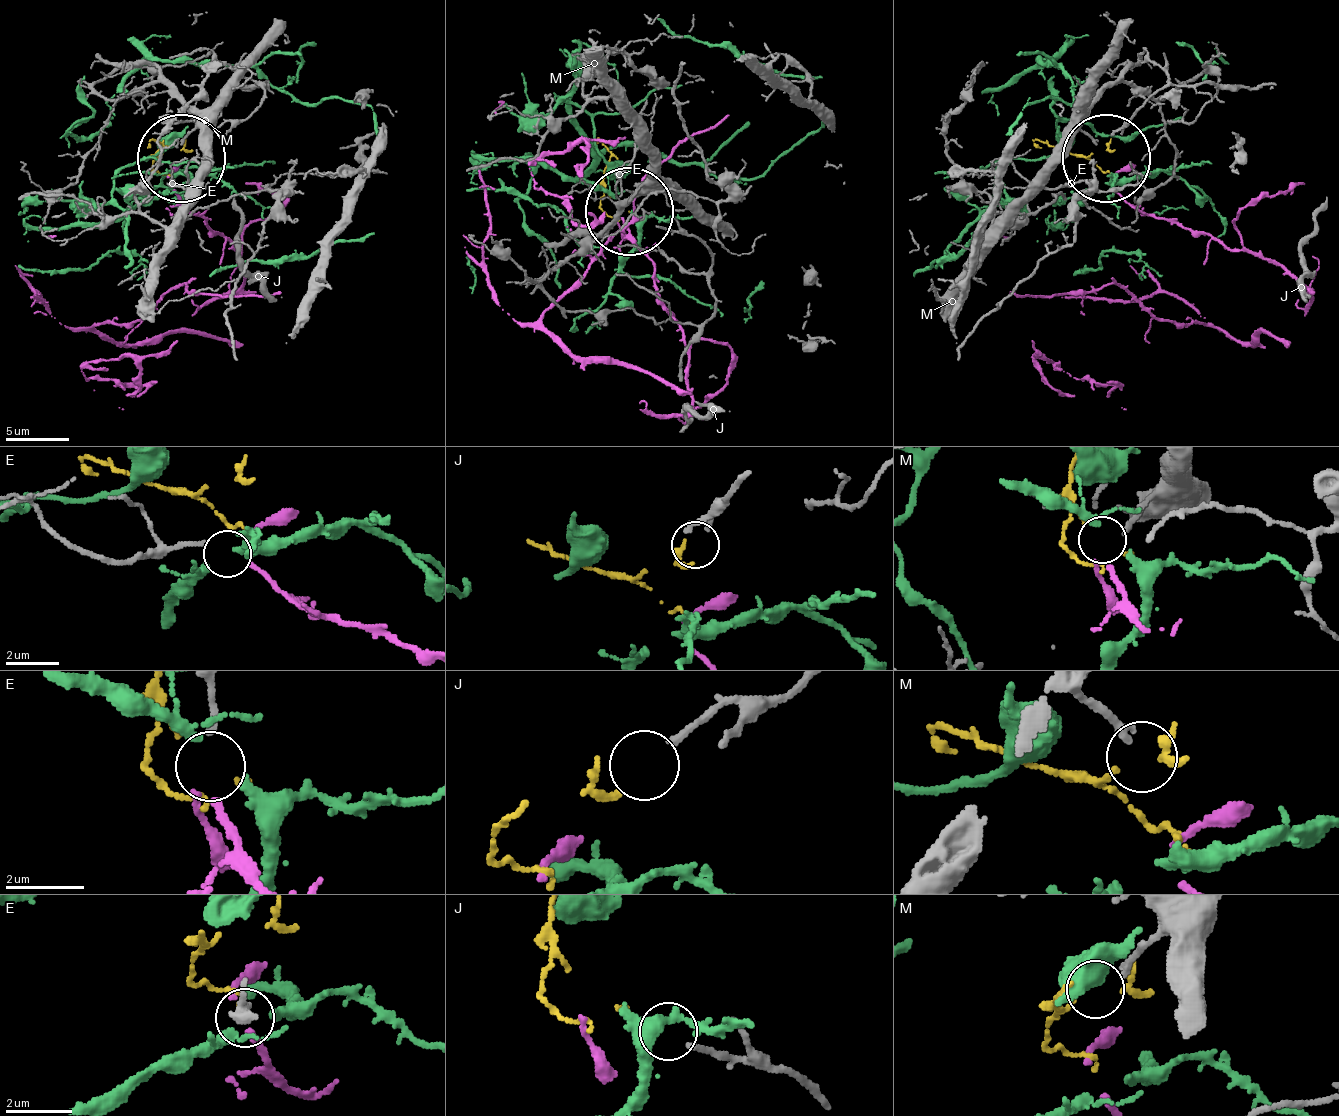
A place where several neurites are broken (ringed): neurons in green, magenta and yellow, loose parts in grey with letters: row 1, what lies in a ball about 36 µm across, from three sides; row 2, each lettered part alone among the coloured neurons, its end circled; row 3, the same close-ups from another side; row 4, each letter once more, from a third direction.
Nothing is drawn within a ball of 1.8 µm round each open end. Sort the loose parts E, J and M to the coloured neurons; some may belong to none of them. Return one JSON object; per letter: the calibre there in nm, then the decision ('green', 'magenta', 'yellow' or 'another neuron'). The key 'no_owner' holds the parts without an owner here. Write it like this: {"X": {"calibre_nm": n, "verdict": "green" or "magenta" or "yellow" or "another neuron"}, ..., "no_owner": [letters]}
{"E": {"calibre_nm": 160, "verdict": "magenta"}, "J": {"calibre_nm": 150, "verdict": "yellow"}, "M": {"calibre_nm": 190, "verdict": "another neuron"}, "no_owner": ["M"]}

